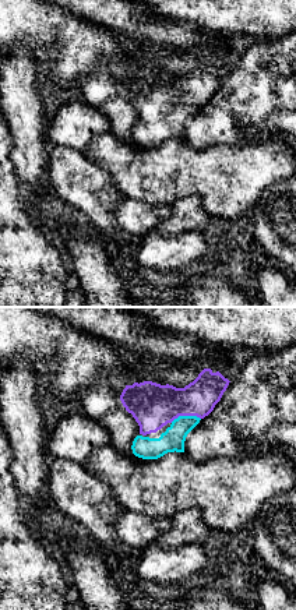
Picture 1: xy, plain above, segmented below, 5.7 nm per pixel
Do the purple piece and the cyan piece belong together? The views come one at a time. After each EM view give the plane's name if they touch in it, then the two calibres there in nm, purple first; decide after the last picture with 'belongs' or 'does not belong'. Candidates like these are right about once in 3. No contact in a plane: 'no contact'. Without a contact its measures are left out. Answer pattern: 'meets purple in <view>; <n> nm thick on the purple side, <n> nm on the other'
meets purple in xy; 260 nm thick on the purple side, 130 nm on the other

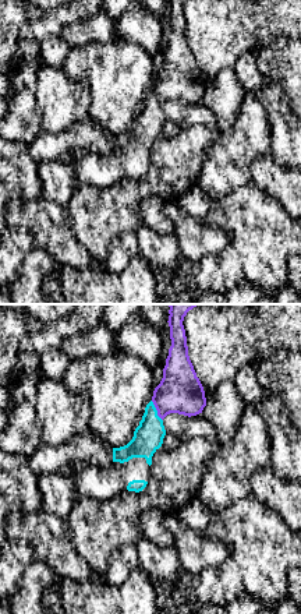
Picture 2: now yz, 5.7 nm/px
meets purple in yz; 260 nm thick on the purple side, 170 nm on the other

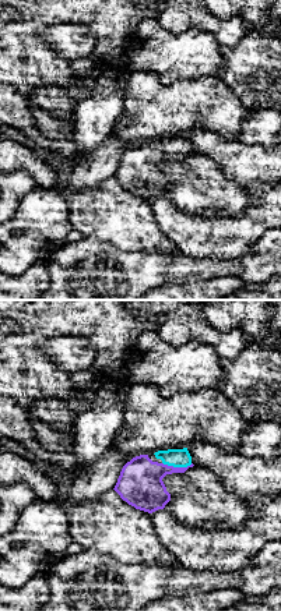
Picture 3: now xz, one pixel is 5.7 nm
meets purple in xz; 260 nm thick on the purple side, 110 nm on the other

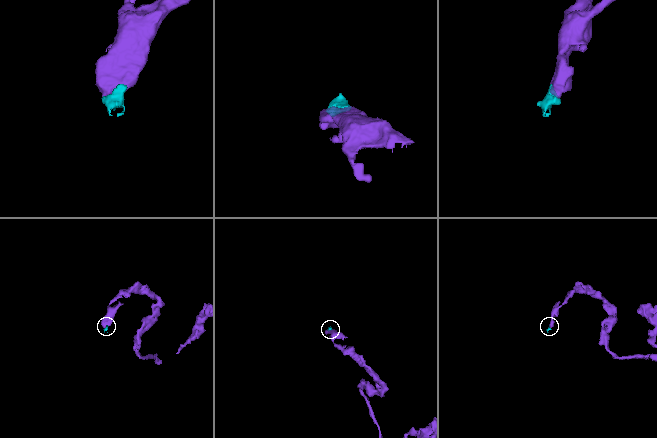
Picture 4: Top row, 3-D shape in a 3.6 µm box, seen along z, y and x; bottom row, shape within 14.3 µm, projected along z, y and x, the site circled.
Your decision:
belongs

